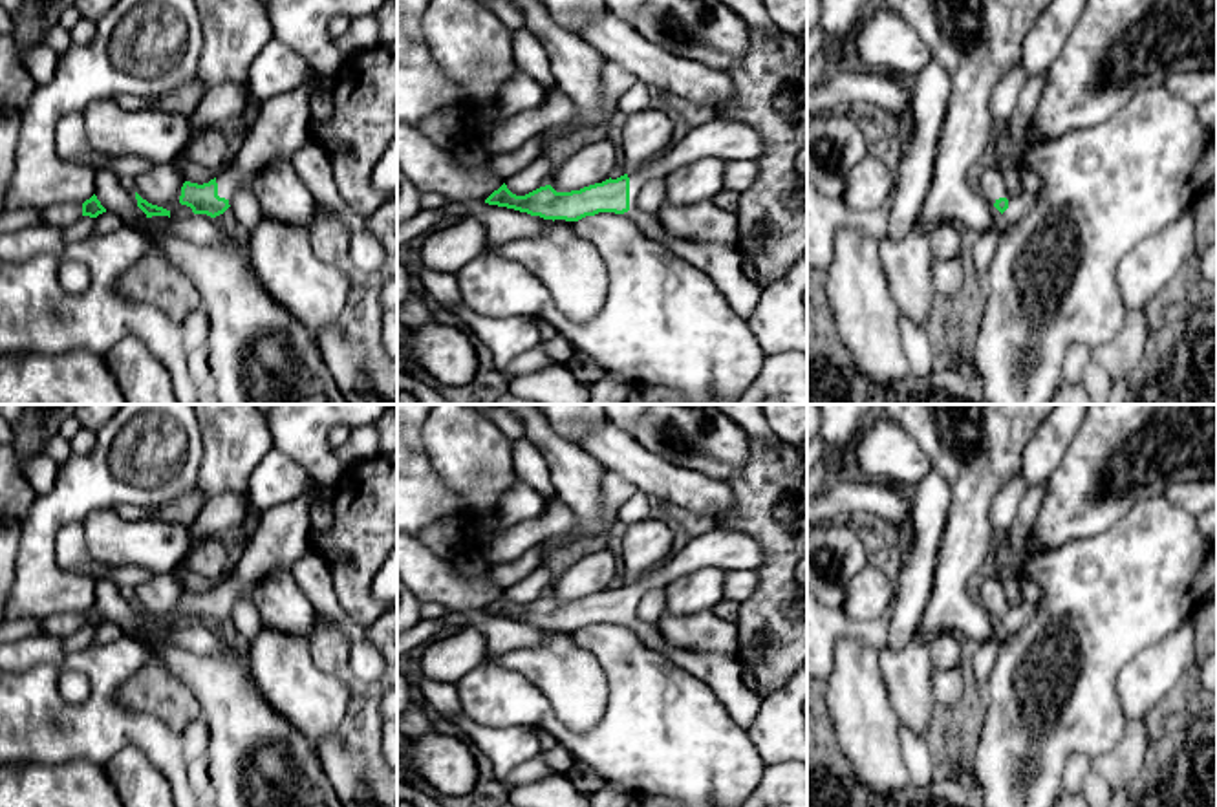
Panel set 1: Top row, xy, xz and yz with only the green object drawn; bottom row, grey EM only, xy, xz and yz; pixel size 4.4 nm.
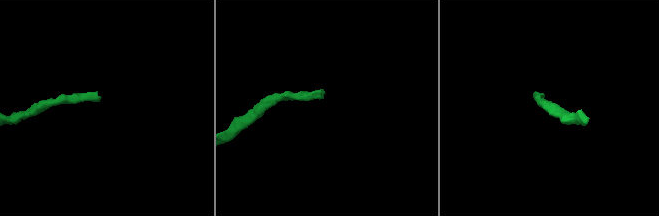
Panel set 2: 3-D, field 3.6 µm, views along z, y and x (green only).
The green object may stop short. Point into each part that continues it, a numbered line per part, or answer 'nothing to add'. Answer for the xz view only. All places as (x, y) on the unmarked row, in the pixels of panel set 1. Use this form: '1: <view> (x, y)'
1: xz (725, 548)

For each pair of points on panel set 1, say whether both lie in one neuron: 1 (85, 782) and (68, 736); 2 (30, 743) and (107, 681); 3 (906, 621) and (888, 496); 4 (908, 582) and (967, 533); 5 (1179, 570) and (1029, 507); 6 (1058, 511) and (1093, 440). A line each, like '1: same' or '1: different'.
1: different
2: same
3: different
4: different
5: different
6: same

